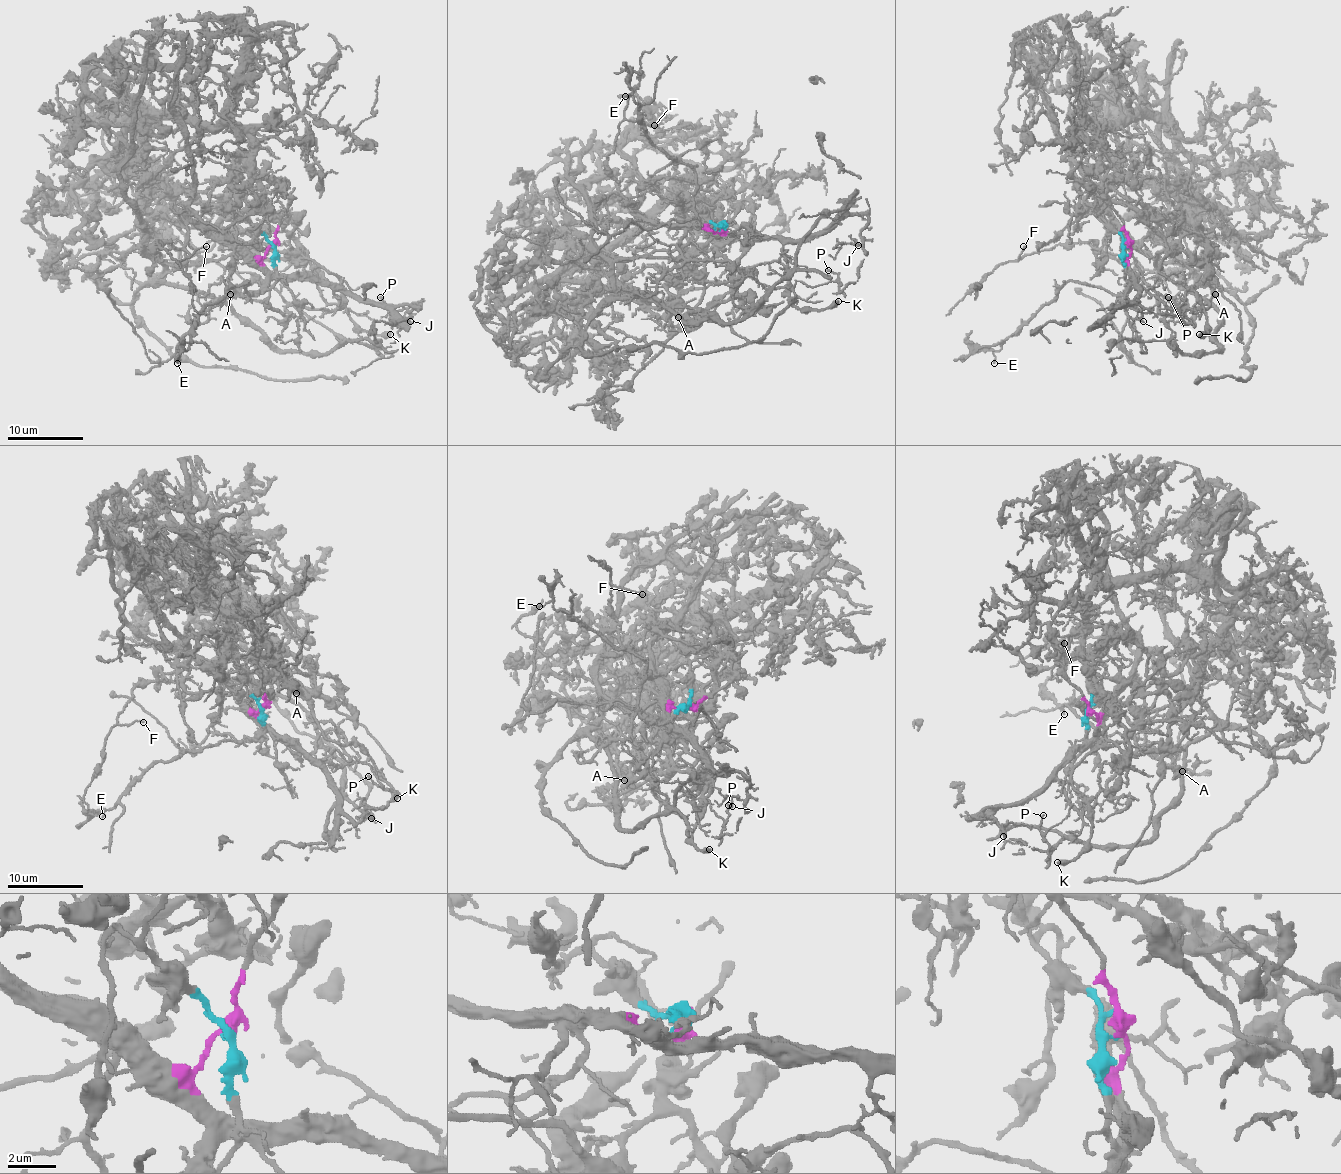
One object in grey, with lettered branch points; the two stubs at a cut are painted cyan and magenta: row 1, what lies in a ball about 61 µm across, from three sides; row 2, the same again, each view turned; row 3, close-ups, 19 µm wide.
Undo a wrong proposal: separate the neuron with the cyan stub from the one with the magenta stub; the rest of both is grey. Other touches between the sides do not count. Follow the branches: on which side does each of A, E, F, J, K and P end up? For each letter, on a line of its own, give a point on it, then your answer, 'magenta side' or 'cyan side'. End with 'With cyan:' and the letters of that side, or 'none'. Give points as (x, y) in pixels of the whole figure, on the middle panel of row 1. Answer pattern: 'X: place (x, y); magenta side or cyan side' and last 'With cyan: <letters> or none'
A: place (678, 317); magenta side
E: place (625, 96); magenta side
F: place (654, 125); magenta side
J: place (858, 245); magenta side
K: place (838, 301); magenta side
P: place (828, 270); magenta side
With cyan: none

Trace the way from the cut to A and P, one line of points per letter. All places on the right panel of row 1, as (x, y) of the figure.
A: (1128, 246), (1126, 257), (1126, 249), (1141, 278), (1177, 306), (1194, 285), (1189, 261), (1202, 259), (1215, 295)
P: (1128, 246), (1138, 295), (1113, 306), (1138, 302), (1189, 323), (1168, 297)

